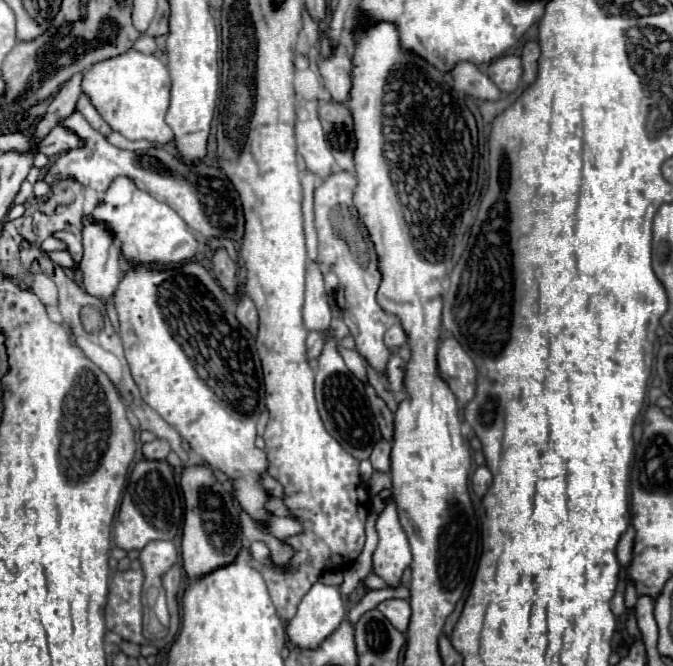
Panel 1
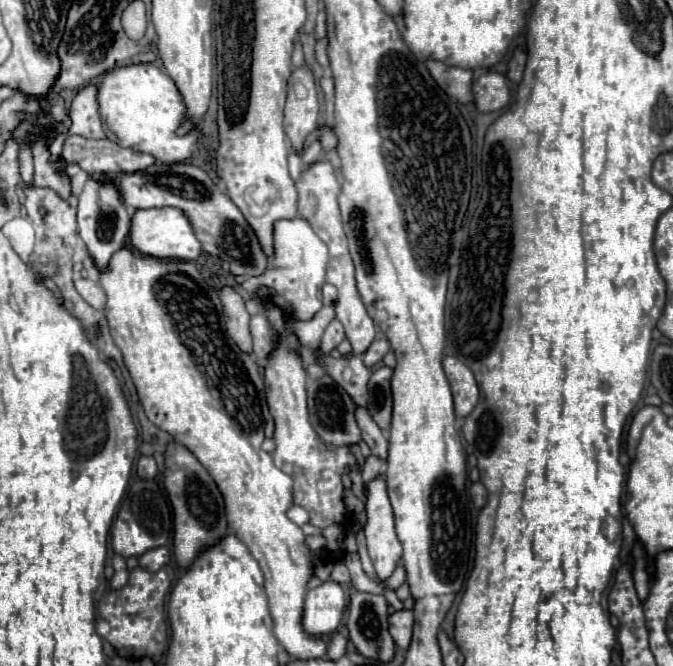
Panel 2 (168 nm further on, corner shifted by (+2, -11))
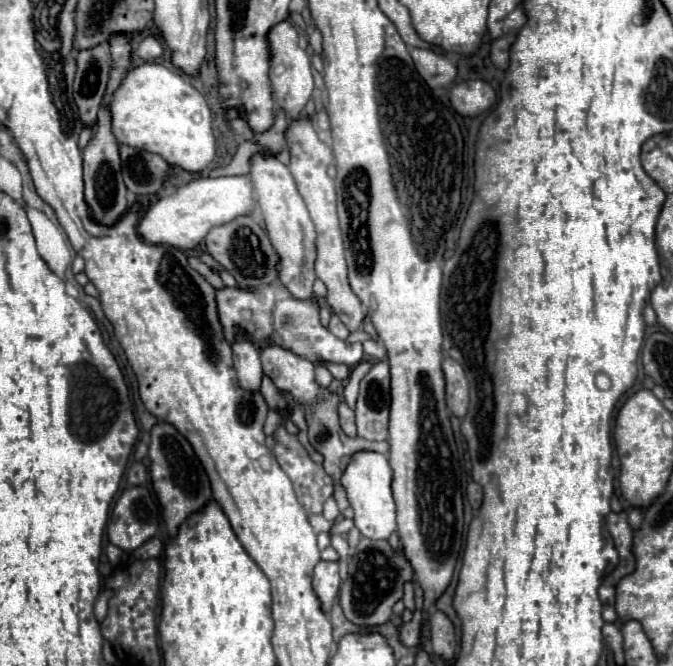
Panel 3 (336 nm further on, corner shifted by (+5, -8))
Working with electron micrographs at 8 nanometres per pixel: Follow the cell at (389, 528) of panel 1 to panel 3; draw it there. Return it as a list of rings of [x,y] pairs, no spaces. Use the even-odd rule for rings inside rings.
[[[373,450],[355,452],[341,476],[341,484],[347,492],[347,500],[355,512],[355,518],[353,518],[355,526],[359,528],[359,532],[363,536],[367,536],[371,540],[385,540],[397,528],[391,480],[393,480],[393,470],[389,466],[387,456],[373,452]]]

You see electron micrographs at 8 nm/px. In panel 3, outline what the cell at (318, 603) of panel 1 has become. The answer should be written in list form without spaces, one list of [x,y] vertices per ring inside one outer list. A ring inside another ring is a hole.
[[[319,560],[319,564],[315,566],[315,572],[313,572],[313,588],[319,596],[325,612],[331,610],[331,604],[335,602],[335,598],[339,594],[339,584],[341,584],[339,562]]]

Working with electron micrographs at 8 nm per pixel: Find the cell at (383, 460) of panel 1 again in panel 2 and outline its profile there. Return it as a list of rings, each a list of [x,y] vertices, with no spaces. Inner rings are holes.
[[[358,407],[358,425],[362,427],[362,439],[368,443],[372,455],[380,457],[380,459],[386,459],[386,455],[388,455],[388,437],[376,425],[376,421],[370,417],[370,413],[364,407]]]

